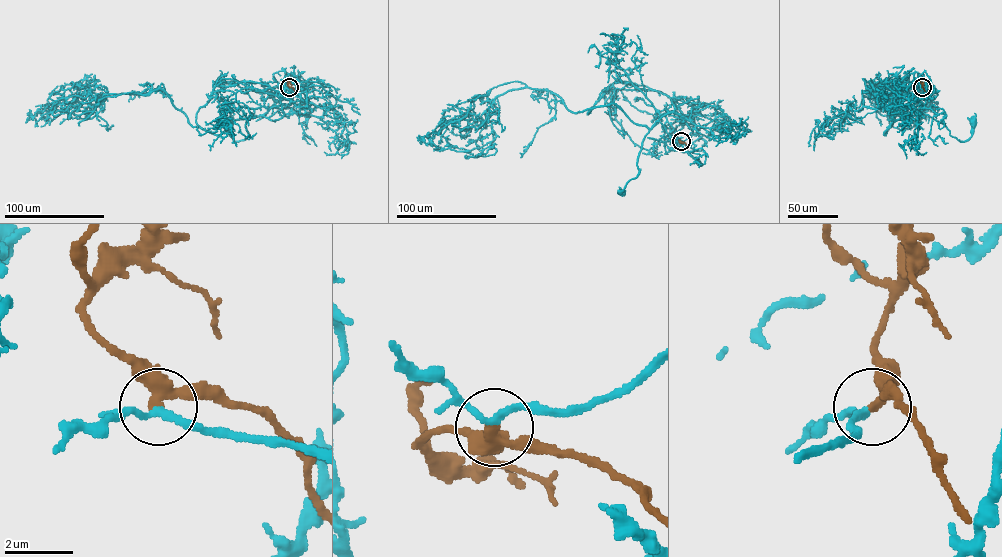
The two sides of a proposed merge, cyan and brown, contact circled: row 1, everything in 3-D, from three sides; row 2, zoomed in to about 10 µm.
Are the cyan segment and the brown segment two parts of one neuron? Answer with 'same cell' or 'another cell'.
same cell

